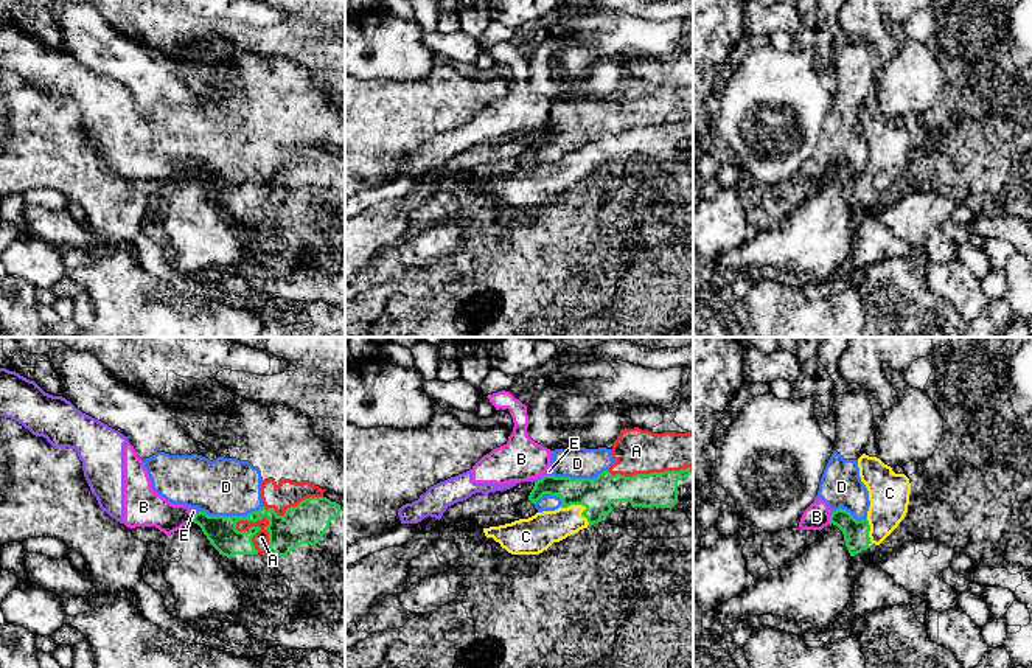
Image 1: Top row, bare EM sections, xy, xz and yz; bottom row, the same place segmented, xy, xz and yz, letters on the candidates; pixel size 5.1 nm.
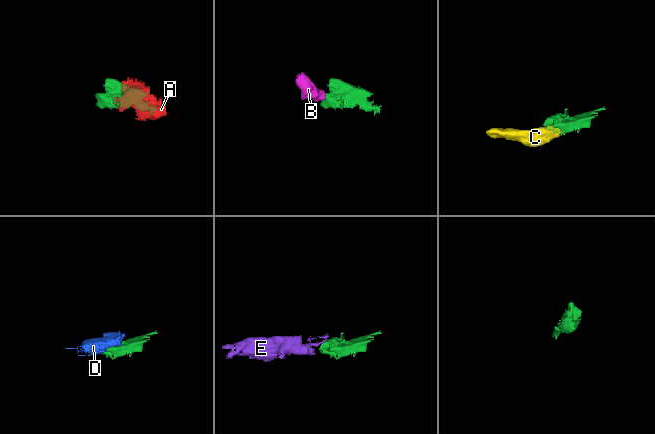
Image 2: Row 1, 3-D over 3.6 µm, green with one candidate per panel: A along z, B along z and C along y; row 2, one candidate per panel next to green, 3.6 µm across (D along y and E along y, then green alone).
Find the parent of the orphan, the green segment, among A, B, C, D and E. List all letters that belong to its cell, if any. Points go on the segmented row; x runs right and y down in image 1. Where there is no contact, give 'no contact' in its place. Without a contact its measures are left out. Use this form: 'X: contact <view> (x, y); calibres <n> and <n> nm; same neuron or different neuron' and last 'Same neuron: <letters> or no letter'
A: contact xy (258, 527); calibres 200 and 80 nm; different neuron
B: contact yz (830, 519); calibres 130 and 130 nm; different neuron
C: contact xz (580, 504); calibres 170 and 180 nm; same neuron
D: contact xy (230, 516); calibres 160 and 300 nm; different neuron
E: contact xz (543, 477); calibres 140 and 40 nm; different neuron
Same neuron: C

